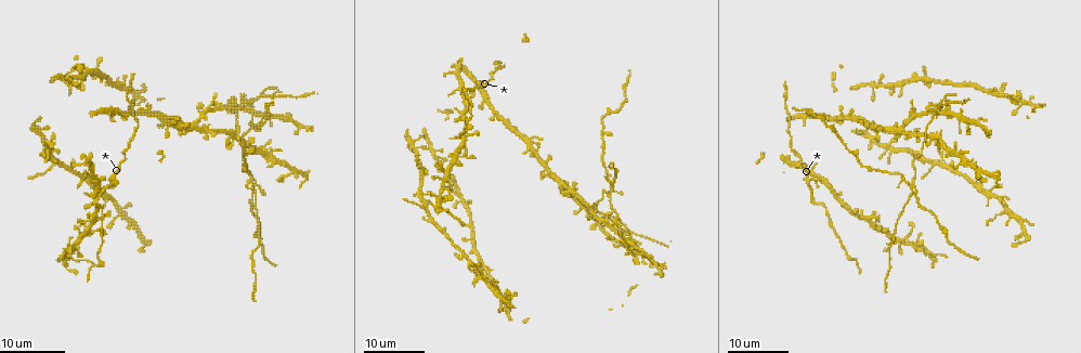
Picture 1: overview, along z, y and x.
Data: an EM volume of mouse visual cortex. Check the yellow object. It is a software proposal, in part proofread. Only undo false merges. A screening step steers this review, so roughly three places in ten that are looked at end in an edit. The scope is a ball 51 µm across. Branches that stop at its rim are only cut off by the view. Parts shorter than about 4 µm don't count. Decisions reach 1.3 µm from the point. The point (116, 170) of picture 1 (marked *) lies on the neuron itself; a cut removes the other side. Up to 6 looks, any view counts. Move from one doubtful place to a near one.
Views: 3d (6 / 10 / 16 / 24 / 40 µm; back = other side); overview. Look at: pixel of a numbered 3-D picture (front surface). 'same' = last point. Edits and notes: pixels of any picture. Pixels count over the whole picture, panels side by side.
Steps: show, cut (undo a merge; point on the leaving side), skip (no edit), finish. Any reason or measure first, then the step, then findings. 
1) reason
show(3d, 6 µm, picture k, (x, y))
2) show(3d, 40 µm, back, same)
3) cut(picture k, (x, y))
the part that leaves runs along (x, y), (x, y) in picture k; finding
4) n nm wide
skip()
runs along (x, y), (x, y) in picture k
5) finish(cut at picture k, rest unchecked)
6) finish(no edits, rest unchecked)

arms part here
show(3d, 16 µm, picture 1, (477, 86))

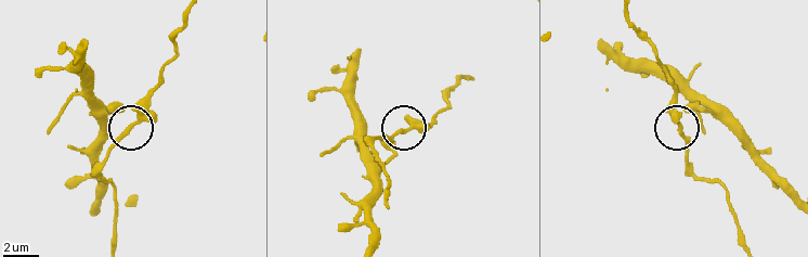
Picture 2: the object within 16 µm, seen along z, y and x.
show(3d, 6 µm, picture 2, (403, 133))

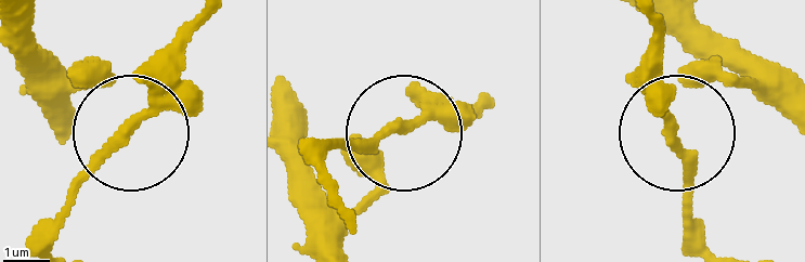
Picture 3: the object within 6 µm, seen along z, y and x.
180 nm wide
skip()
all the same neuron

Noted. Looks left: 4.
four or more arms meet
show(3d, 16 µm, picture 1, (909, 186))

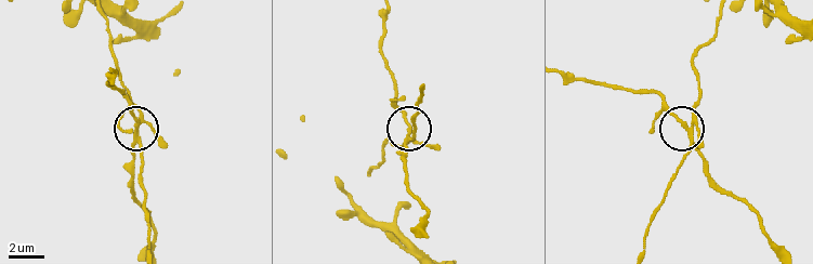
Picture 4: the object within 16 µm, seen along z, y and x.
show(3d, 10 µm, picture 4, (409, 133))

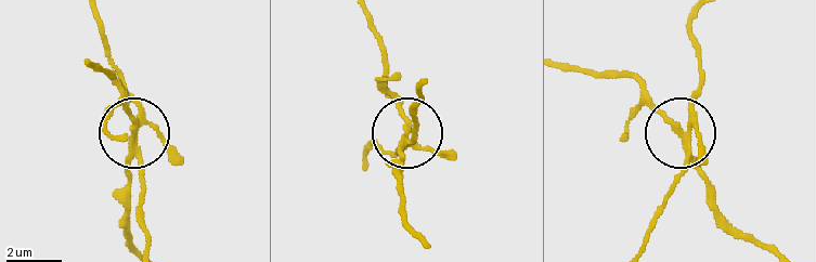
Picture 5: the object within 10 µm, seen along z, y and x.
zoom in
show(3d, 6 µm, picture 5, (407, 130))

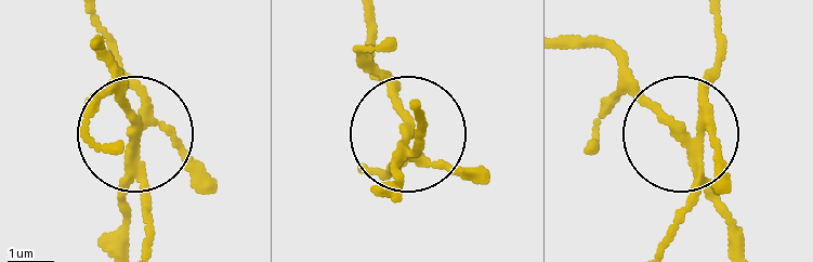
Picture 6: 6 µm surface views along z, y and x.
180 nm wide
cut(picture 6, (127, 215))
the part that leaves runs along (135, 156), (123, 78), (101, 43) in picture 6; a second neuron is stuck on

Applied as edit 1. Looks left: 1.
finish(cut at picture 6, rest unchecked)

